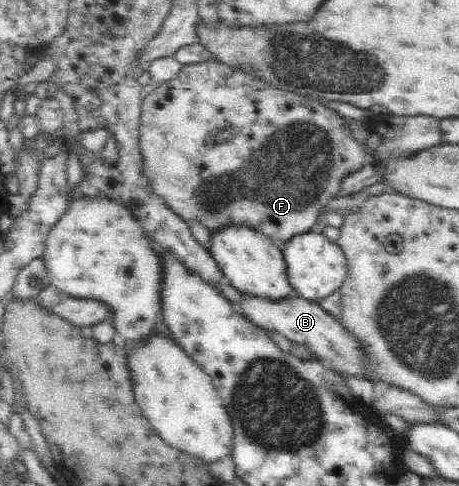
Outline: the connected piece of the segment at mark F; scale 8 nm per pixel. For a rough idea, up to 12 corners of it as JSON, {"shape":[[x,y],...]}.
{"shape":[[217,59],[142,98],[185,220],[312,230],[366,144]]}

